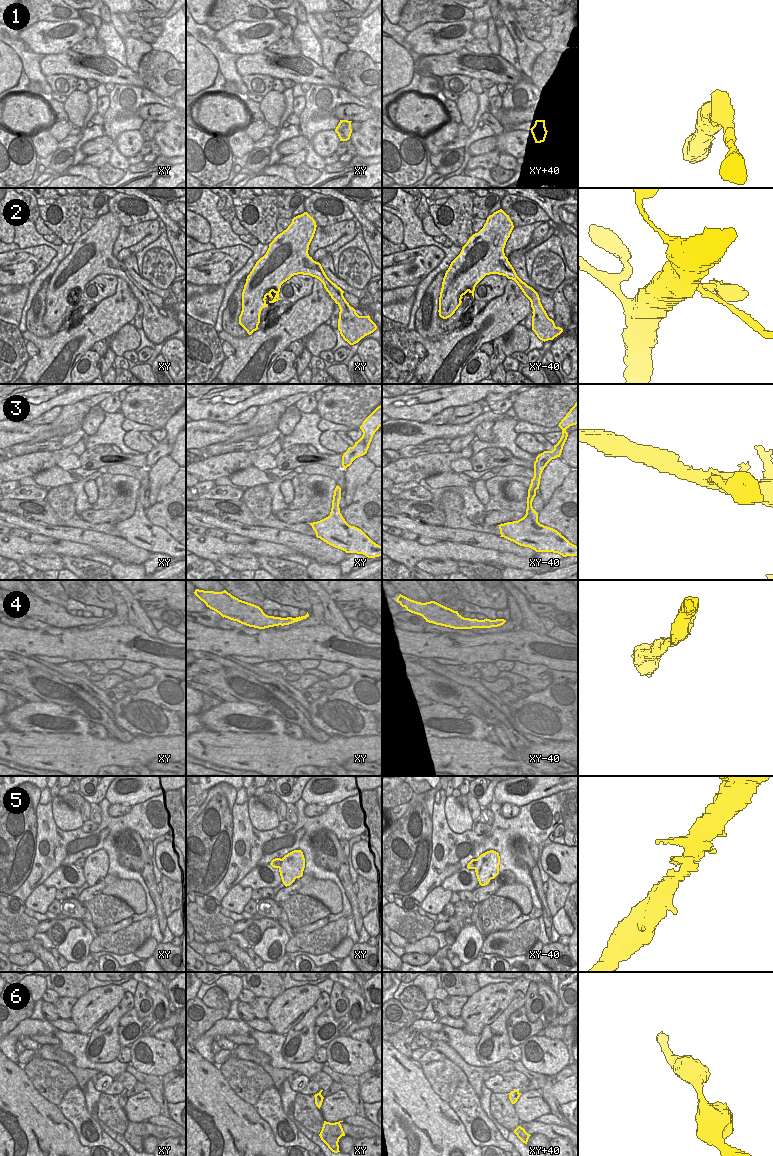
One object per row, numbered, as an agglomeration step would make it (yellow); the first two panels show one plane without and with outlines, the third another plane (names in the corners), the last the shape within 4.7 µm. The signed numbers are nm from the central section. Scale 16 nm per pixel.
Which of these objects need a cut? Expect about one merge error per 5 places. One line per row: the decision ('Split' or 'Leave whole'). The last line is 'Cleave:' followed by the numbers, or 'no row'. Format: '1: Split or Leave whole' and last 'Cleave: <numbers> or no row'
1: Leave whole
2: Leave whole
3: Leave whole
4: Leave whole
5: Leave whole
6: Leave whole
Cleave: no row

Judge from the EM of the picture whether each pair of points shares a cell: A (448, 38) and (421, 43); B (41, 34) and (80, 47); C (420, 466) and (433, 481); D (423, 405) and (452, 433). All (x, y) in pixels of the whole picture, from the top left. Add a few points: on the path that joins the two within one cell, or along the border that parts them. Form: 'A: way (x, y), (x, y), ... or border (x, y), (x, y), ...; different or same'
A: way (441, 38), (428, 39); same
B: border (84, 37), (70, 48); different
C: border (452, 471), (436, 473), (425, 479); different
D: border (404, 419), (427, 423); different

